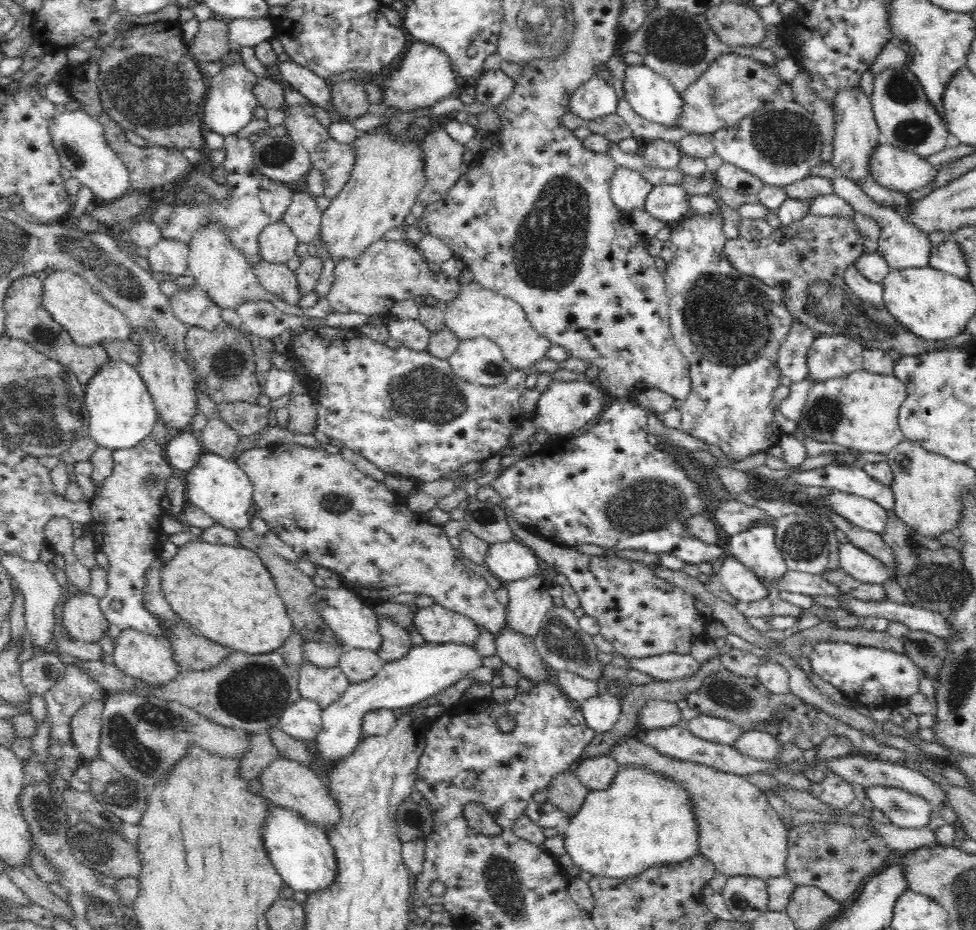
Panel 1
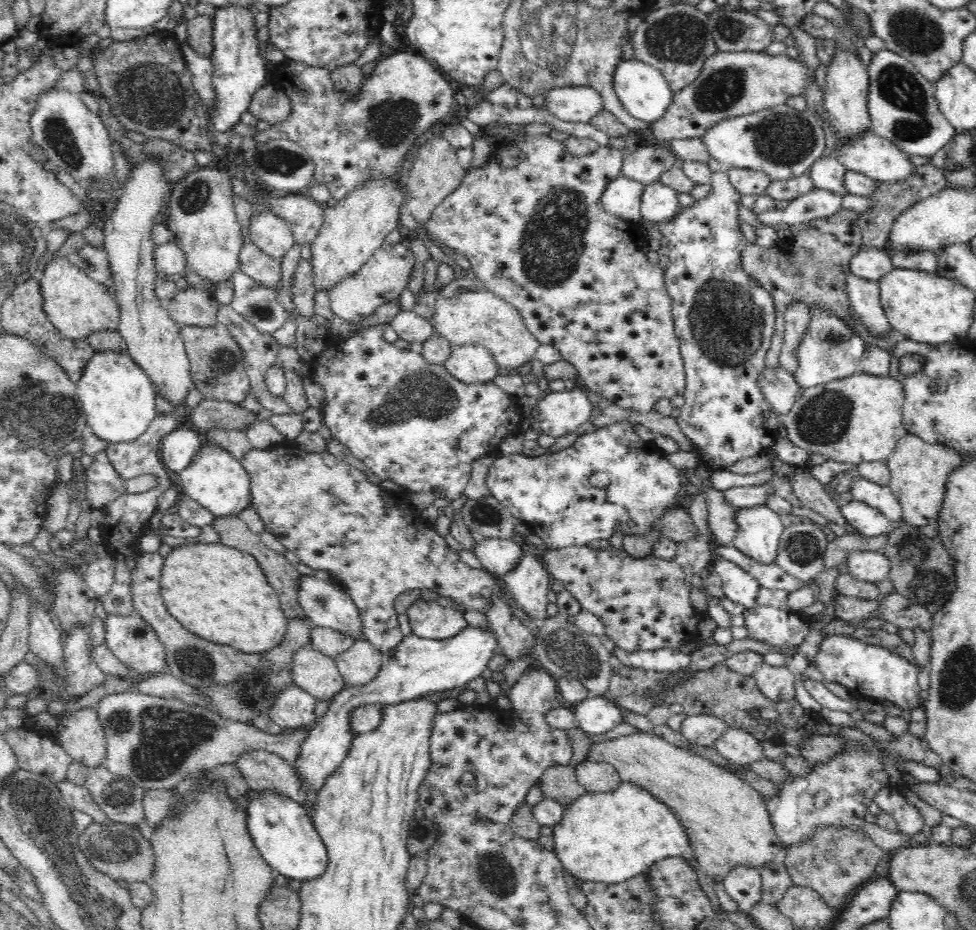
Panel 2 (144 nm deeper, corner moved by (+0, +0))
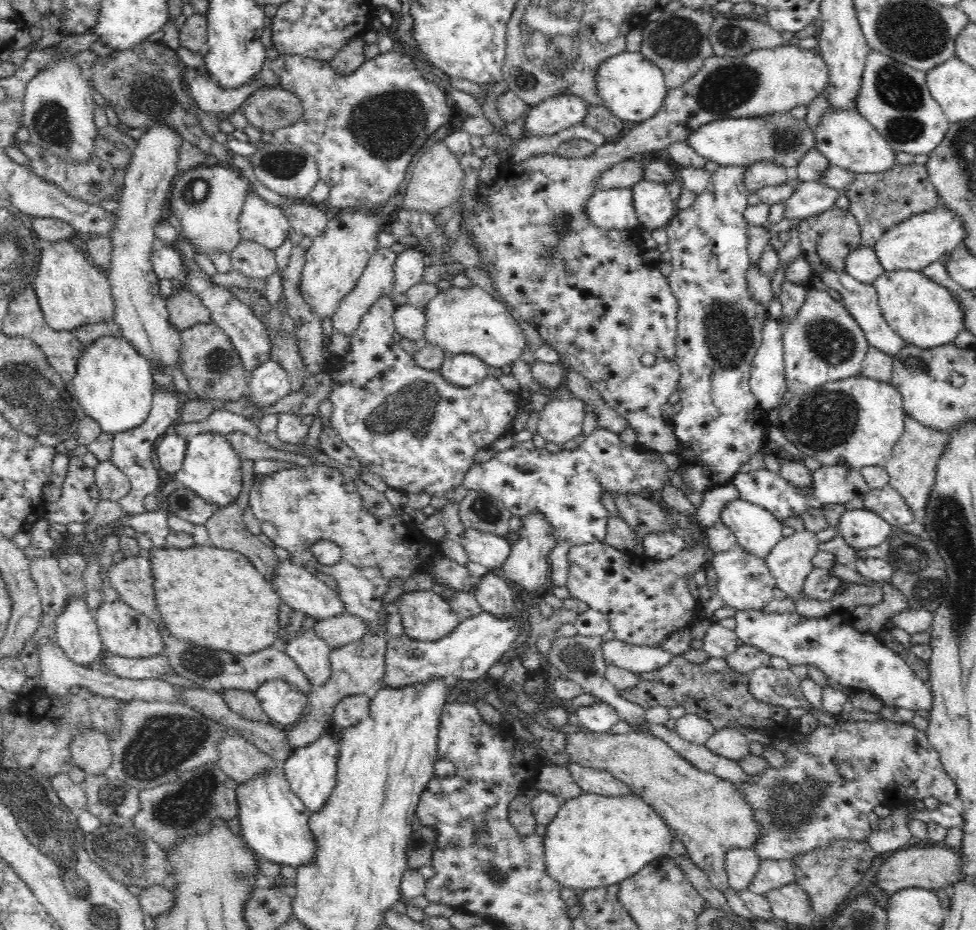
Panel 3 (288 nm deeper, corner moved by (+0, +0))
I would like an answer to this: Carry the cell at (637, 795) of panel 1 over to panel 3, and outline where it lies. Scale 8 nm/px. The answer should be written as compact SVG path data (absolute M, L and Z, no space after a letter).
M580 794L576 798L564 800L556 818L548 824L544 834L544 868L546 878L558 882L560 888L570 888L580 894L592 888L618 886L622 880L634 876L652 860L670 852L672 844L670 826L636 794L630 796L598 796L598 794Z

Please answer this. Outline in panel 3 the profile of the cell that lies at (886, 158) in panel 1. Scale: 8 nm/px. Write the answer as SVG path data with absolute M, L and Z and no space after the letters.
M830 108L824 112L814 130L814 142L820 154L828 158L830 166L838 166L854 174L886 172L896 164L896 152L890 148L884 136L854 108Z

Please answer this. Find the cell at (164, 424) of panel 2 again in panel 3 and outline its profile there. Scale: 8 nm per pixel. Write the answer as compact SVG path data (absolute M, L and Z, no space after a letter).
M154 384L154 400L152 400L152 408L150 408L150 414L148 418L138 426L138 428L130 428L126 432L116 432L114 434L114 450L112 450L112 464L130 480L132 484L132 492L118 500L118 504L132 516L138 516L138 514L144 514L146 508L142 506L142 498L146 494L156 494L158 492L158 470L154 468L152 460L150 460L150 454L152 450L156 450L156 440L164 438L164 432L170 428L170 426L176 426L178 420L180 420L180 414L178 414L178 408L182 406L182 396L180 392L174 388L162 388L160 384Z

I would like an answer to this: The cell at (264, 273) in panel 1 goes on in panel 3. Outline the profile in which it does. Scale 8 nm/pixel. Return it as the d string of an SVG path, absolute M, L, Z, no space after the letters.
M240 240L238 246L230 254L232 254L230 266L254 280L268 278L278 268L276 250L270 250L254 240Z

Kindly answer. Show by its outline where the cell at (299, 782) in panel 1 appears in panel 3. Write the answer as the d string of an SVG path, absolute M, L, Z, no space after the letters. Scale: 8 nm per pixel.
M226 734L218 740L218 760L214 762L228 778L240 782L250 780L258 772L280 766L272 756L260 752L254 744L238 734Z

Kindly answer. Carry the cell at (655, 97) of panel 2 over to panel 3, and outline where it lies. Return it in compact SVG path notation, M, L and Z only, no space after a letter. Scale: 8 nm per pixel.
M618 52L606 58L596 70L596 94L602 100L602 106L610 110L620 120L628 122L644 122L656 116L662 108L664 98L668 94L664 72L654 66L650 60L642 56L642 52Z

